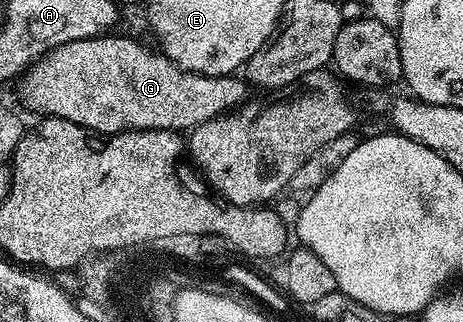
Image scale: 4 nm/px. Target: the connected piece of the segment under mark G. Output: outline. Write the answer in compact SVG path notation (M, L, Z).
M118 33L65 43L37 59L22 89L27 105L39 116L67 119L99 137L109 137L121 131L189 133L245 101L247 84L241 78L188 72L161 50L114 34Z

